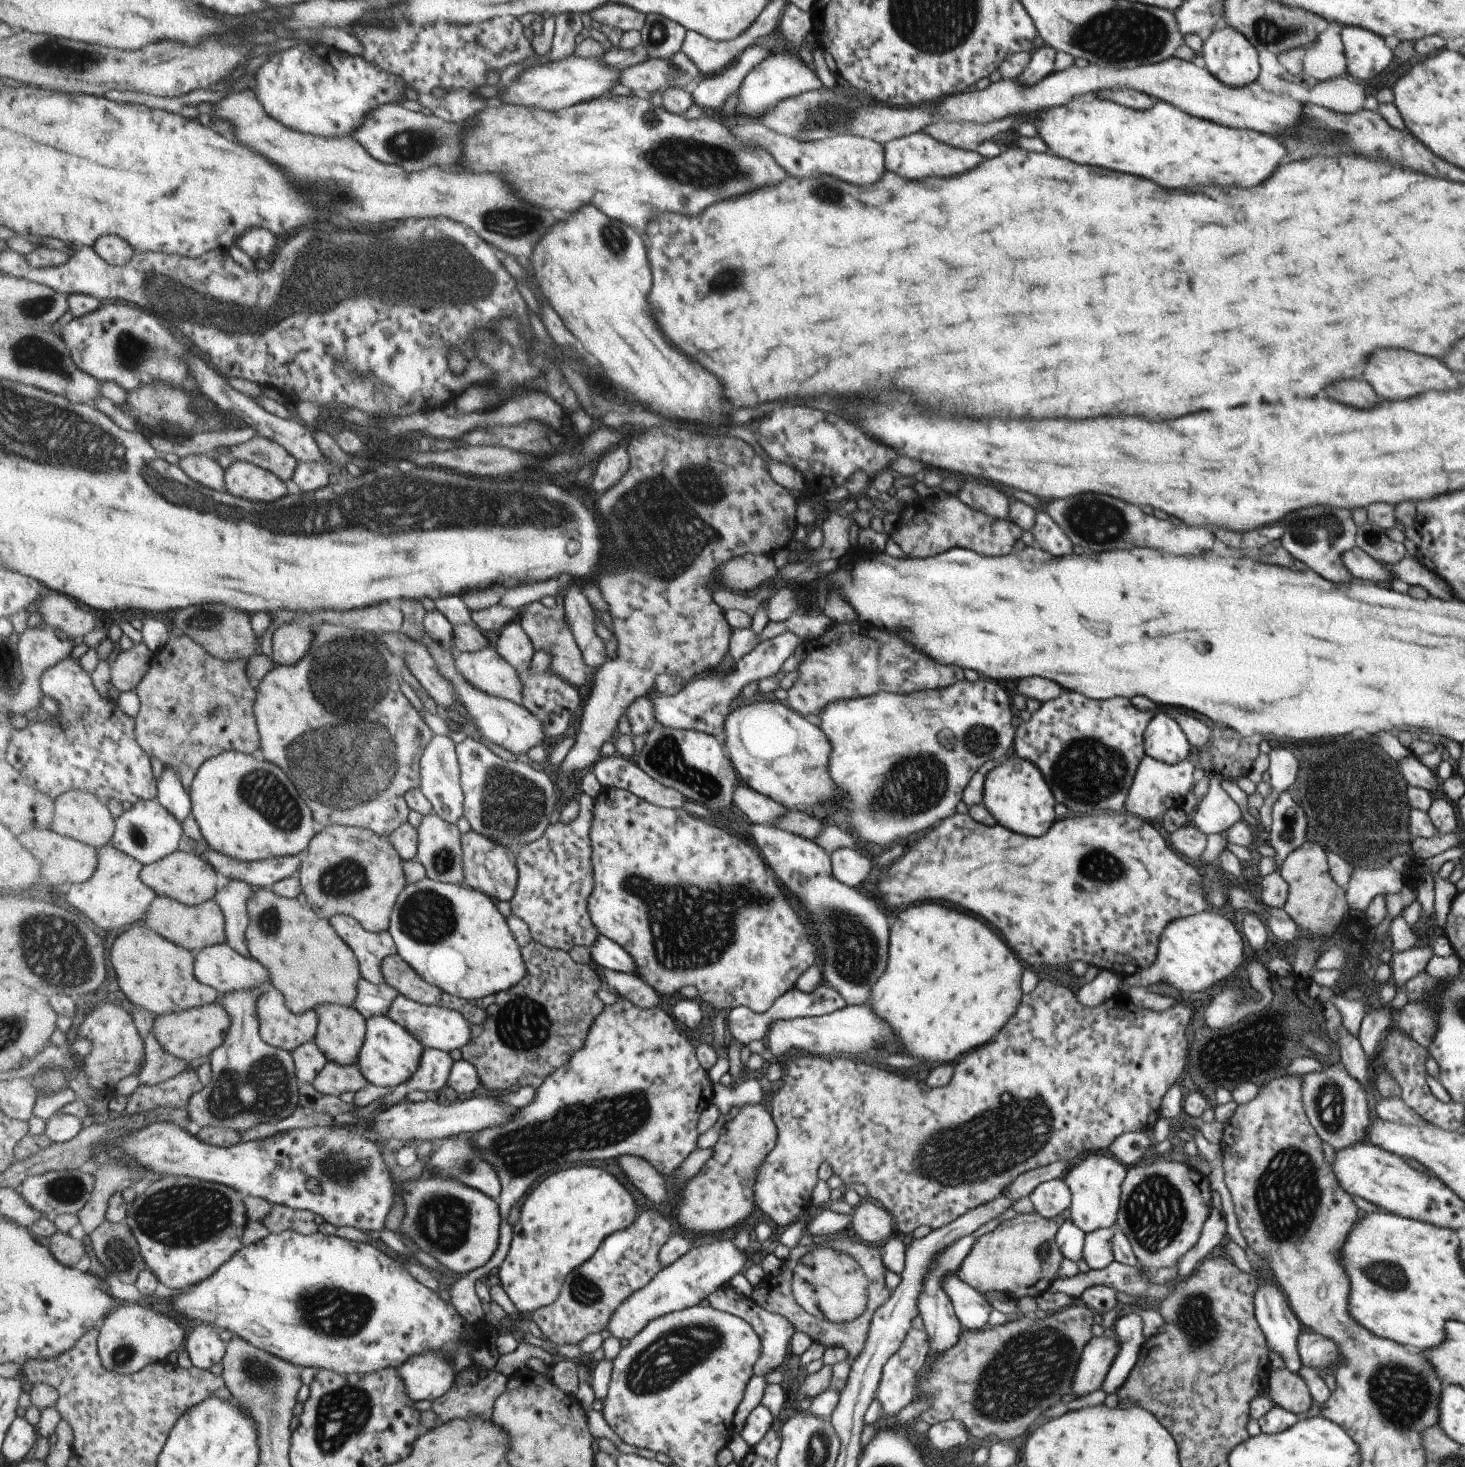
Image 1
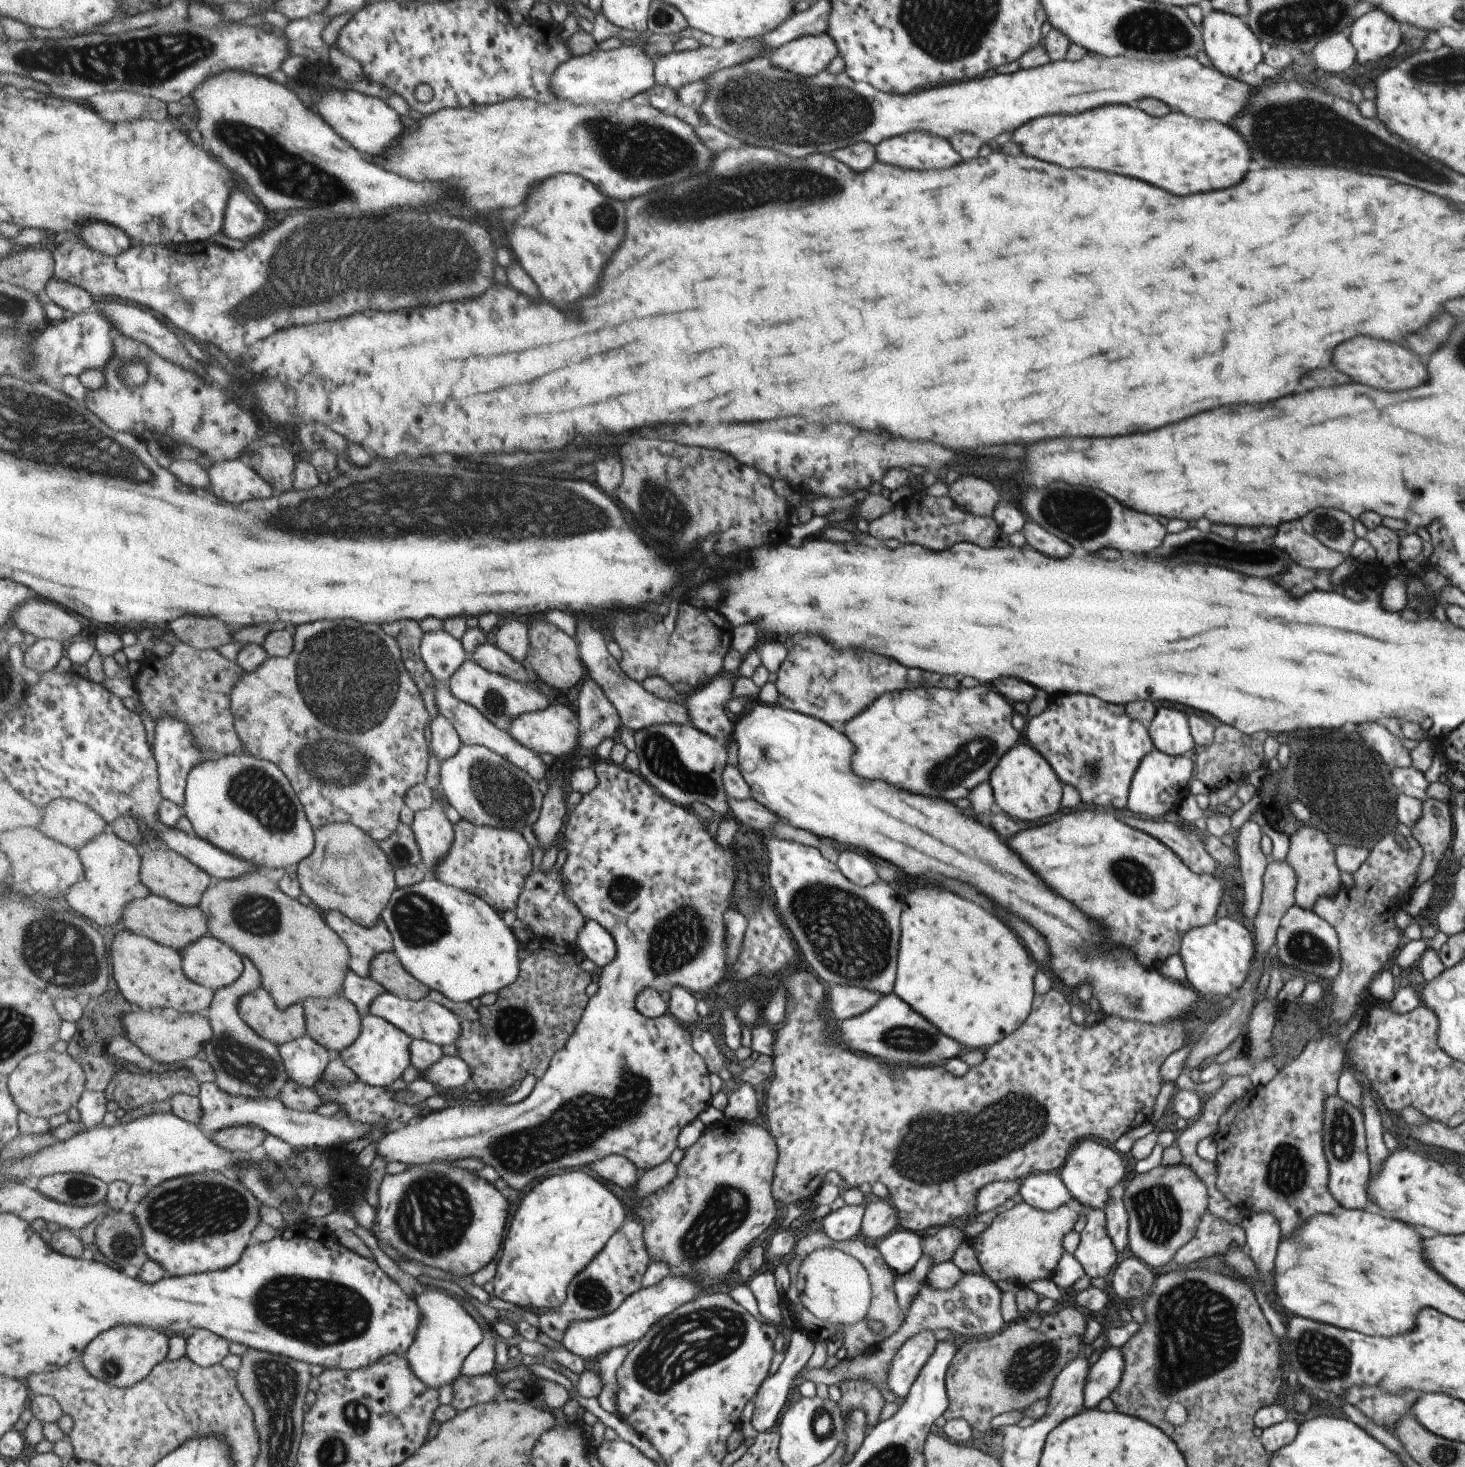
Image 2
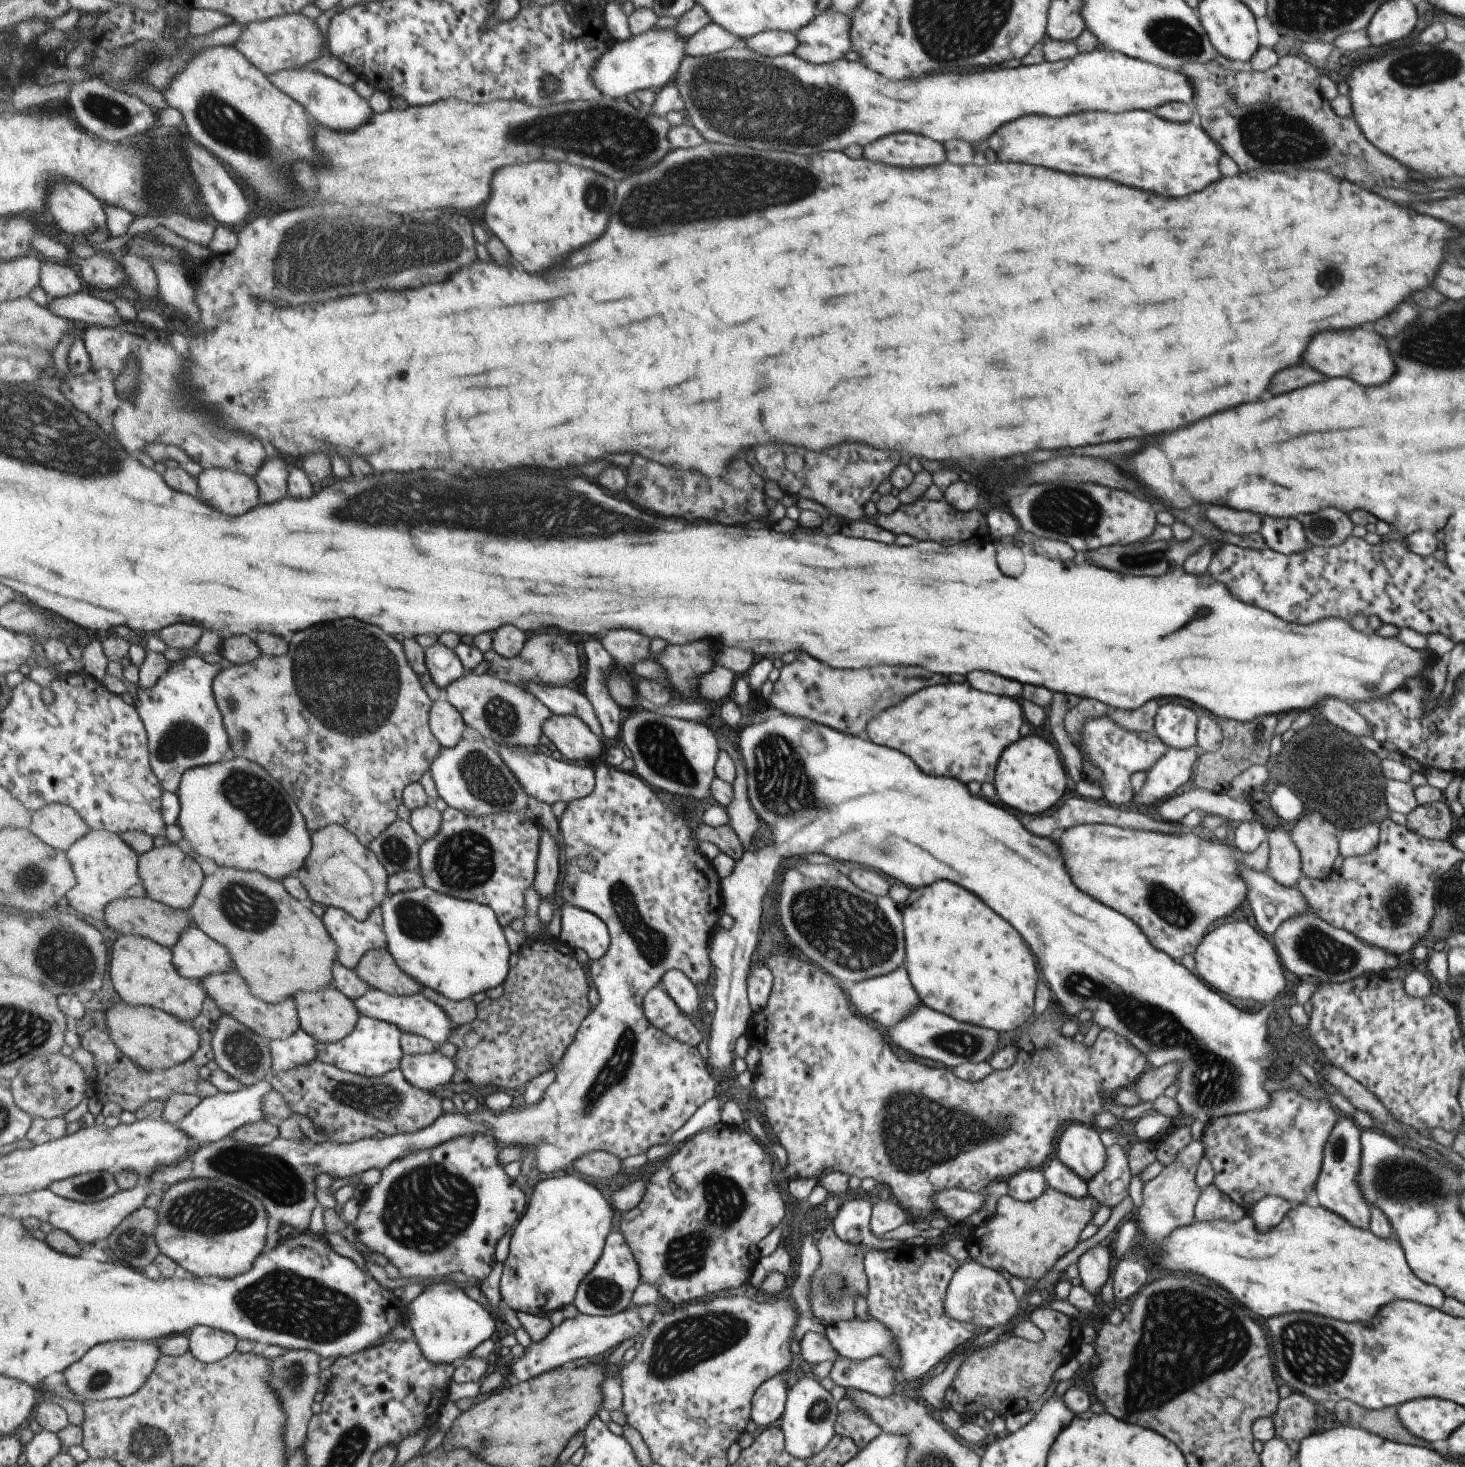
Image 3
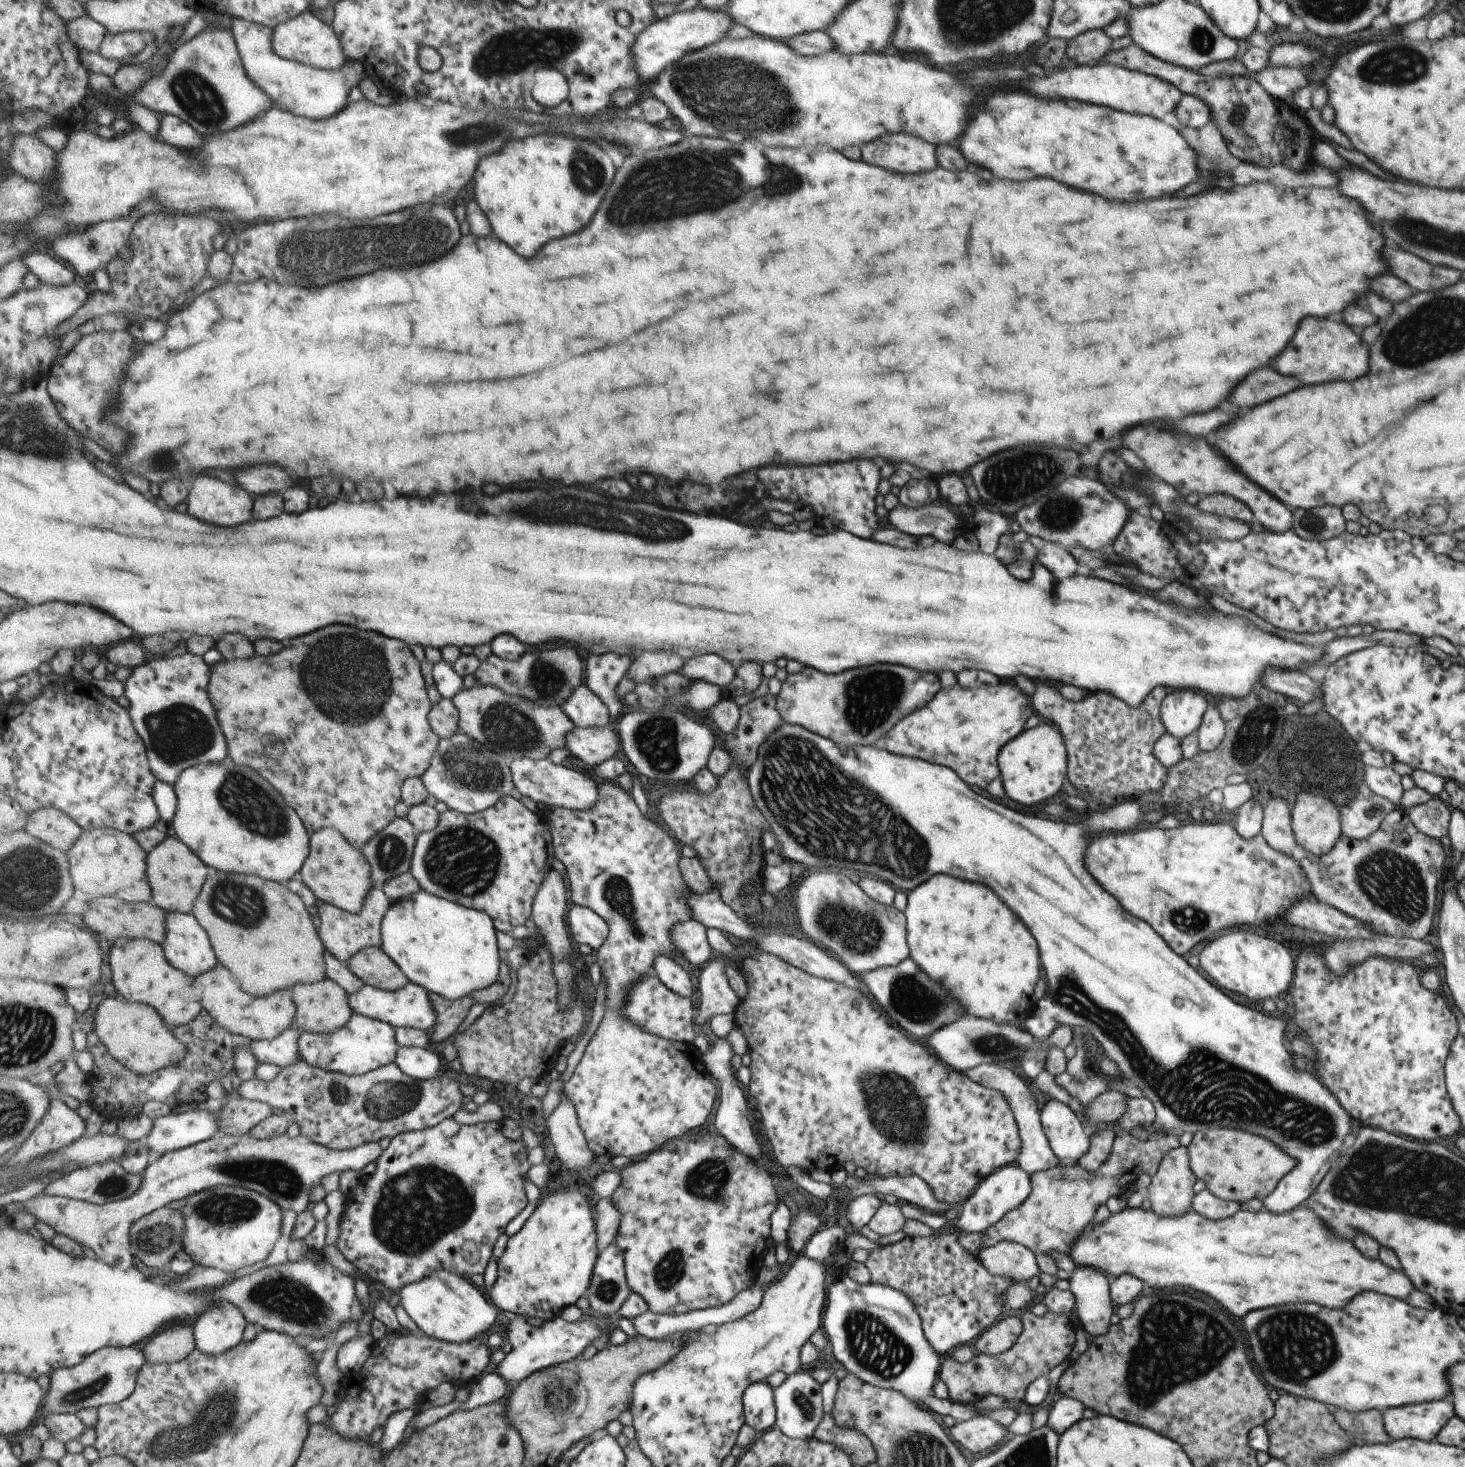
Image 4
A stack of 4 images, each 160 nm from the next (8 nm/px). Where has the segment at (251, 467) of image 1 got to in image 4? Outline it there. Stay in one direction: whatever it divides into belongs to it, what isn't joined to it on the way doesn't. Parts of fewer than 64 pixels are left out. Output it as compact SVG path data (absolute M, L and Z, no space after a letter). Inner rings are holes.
M199 476L191 488L187 512L209 524L239 526L253 518L253 504L247 492L233 490L221 478Z

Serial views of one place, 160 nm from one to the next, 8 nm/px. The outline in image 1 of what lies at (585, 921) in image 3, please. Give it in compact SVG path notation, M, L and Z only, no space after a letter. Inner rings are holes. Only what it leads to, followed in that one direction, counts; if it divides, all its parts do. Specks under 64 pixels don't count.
M599 936L597 946L593 946L591 949L591 957L594 962L599 962L614 972L637 975L635 958L607 936Z

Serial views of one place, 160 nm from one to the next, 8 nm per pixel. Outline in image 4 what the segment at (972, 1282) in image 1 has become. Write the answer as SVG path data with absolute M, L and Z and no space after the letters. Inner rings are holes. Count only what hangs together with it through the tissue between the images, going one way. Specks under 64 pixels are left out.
M1117 1123L1110 1124L1114 1137L1111 1143L1109 1156L1096 1171L1086 1171L1077 1164L1063 1162L1063 1165L1055 1165L1051 1168L1035 1171L1030 1174L1030 1191L1025 1200L1013 1210L1006 1212L995 1224L985 1229L983 1247L990 1247L999 1241L1011 1241L1028 1248L1034 1255L1039 1272L1055 1276L1057 1267L1051 1258L1045 1254L1049 1250L1057 1250L1066 1254L1072 1240L1083 1231L1093 1220L1095 1209L1104 1205L1107 1198L1122 1195L1129 1186L1132 1186L1138 1176L1143 1173L1152 1177L1155 1174L1161 1157L1168 1151L1179 1147L1176 1132L1161 1132L1153 1127L1137 1128L1133 1130L1122 1129Z

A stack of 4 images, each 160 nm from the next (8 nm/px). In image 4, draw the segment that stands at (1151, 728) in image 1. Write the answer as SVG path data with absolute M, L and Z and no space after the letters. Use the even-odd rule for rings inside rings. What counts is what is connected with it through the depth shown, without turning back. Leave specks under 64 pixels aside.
M1173 690L1167 692L1160 704L1160 719L1167 733L1182 740L1197 730L1206 708L1207 700L1203 694L1193 690Z

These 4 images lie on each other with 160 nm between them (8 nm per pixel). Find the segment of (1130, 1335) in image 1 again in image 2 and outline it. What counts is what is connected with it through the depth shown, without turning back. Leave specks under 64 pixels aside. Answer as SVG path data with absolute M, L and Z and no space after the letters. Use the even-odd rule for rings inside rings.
M1107 1348L1099 1357L1099 1362L1088 1368L1082 1388L1082 1403L1085 1409L1095 1408L1103 1398L1108 1397L1120 1379L1123 1363L1118 1348Z

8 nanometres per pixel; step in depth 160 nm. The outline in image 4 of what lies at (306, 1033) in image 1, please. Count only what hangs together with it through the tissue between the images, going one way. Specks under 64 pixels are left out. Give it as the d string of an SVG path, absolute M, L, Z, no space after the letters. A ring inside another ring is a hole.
M219 963L213 970L195 979L195 986L202 986L203 1008L230 1033L250 1039L274 1039L285 1032L296 1019L297 1009L291 990L277 989L267 996L256 997L243 990L234 973Z

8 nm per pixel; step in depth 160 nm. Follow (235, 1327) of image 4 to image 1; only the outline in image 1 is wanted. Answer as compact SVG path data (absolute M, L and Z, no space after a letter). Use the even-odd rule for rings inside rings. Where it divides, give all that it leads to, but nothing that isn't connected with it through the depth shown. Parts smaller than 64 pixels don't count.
M206 1323L199 1324L187 1338L186 1351L192 1365L209 1370L211 1366L222 1363L227 1353L227 1345L219 1331Z

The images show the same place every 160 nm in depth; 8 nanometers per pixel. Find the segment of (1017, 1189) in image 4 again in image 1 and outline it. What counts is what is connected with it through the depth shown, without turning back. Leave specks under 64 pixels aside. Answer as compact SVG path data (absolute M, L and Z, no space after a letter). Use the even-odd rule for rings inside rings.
M1062 1178L1039 1184L1028 1197L1034 1212L1047 1219L1055 1218L1070 1206L1070 1193Z

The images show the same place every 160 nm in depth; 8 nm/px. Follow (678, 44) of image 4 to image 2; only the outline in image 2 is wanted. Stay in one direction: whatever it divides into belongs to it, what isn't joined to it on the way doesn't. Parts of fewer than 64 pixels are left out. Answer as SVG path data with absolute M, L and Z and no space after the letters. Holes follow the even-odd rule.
M641 42L623 43L620 47L608 51L595 48L586 55L574 56L563 63L556 71L552 85L559 101L569 99L576 103L597 104L599 101L631 100L639 92L649 92L657 85L656 62L657 58L654 59L645 52Z

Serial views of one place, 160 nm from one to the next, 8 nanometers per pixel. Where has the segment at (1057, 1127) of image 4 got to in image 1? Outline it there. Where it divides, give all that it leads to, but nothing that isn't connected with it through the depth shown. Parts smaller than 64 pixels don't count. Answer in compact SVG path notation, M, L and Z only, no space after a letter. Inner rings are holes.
M1106 1152L1087 1153L1073 1162L1062 1177L1070 1193L1069 1220L1084 1234L1099 1228L1111 1228L1116 1223L1120 1187L1126 1168Z

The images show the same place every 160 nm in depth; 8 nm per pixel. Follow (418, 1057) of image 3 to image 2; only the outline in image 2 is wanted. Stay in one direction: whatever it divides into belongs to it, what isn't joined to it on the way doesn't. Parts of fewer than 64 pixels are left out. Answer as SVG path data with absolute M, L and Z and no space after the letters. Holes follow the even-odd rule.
M443 1055L426 1071L420 1071L415 1065L411 1064L401 1077L406 1084L411 1084L411 1082L421 1078L431 1082L436 1089L447 1092L452 1088L465 1086L472 1079L472 1072L469 1063L460 1055Z

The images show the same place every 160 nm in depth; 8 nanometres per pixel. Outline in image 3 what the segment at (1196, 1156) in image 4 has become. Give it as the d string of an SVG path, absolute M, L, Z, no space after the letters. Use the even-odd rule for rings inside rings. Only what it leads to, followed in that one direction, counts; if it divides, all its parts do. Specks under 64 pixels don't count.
M1279 1088L1271 1092L1267 1109L1251 1110L1231 1116L1219 1116L1203 1127L1198 1142L1202 1154L1207 1156L1213 1168L1212 1185L1220 1193L1235 1202L1241 1209L1252 1208L1265 1196L1279 1196L1289 1204L1303 1204L1305 1193L1315 1186L1323 1158L1327 1136L1335 1125L1336 1114L1330 1102L1309 1099L1293 1088Z

